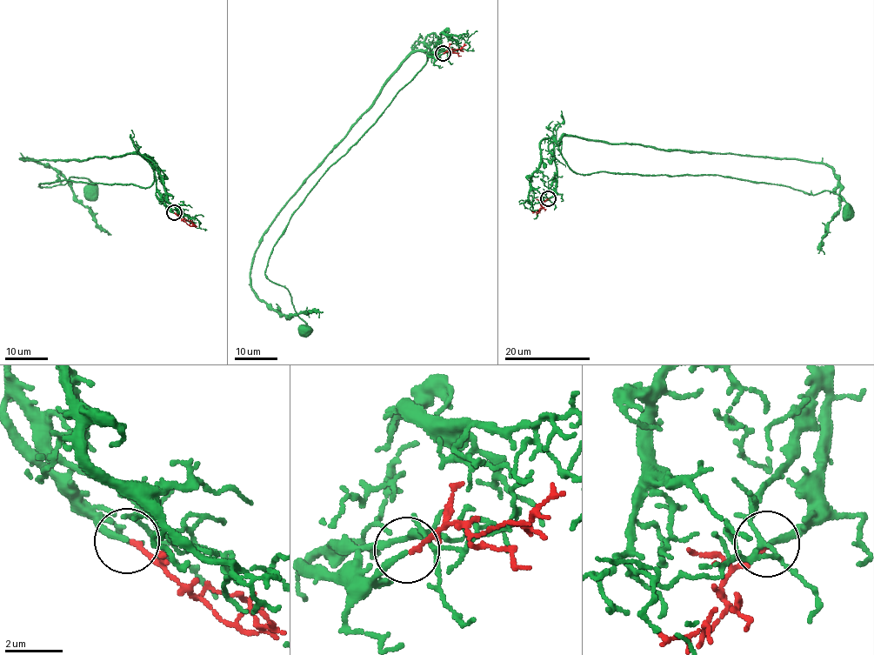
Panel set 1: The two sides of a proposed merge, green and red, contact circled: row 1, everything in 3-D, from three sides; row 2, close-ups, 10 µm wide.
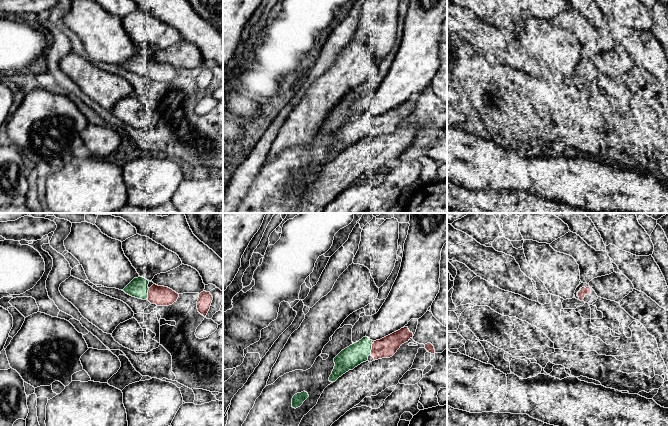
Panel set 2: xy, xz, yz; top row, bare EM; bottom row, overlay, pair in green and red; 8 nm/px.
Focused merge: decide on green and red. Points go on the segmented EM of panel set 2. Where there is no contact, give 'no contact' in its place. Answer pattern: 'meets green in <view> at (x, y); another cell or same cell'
meets green in xz at (371, 348); same cell

